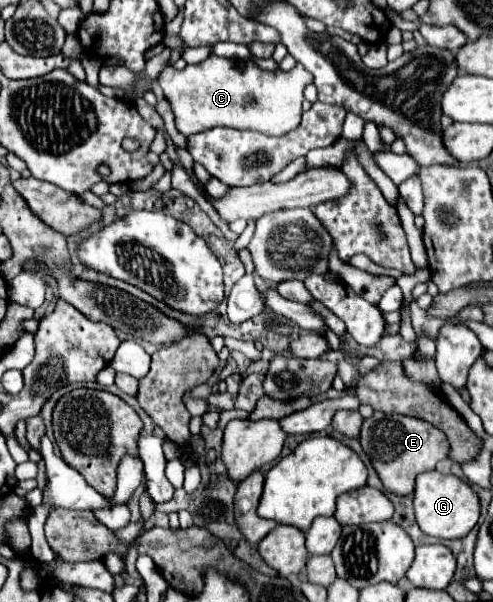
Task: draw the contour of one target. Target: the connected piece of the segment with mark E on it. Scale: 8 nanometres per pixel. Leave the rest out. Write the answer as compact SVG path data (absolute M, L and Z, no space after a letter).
M374 411L370 419L364 419L360 443L364 453L370 457L382 485L396 495L412 493L416 475L432 471L436 463L448 455L448 439L440 429L414 417L388 415L382 411Z

